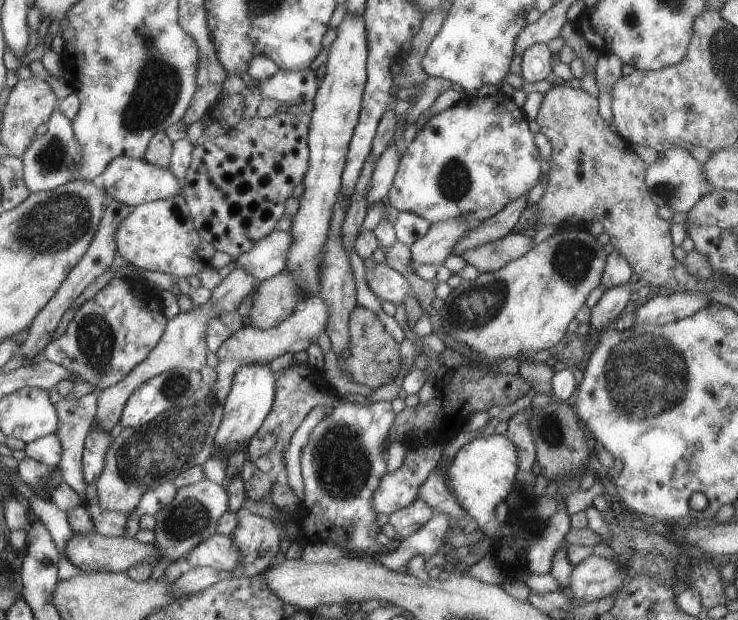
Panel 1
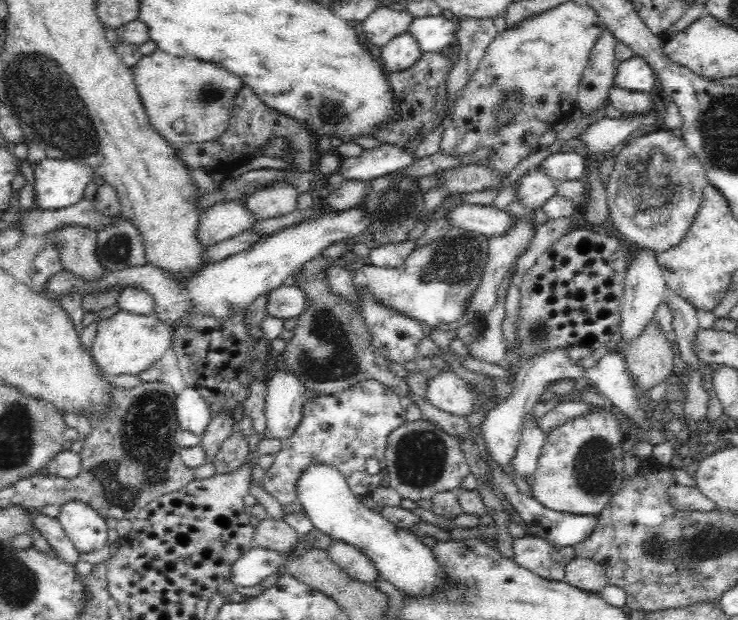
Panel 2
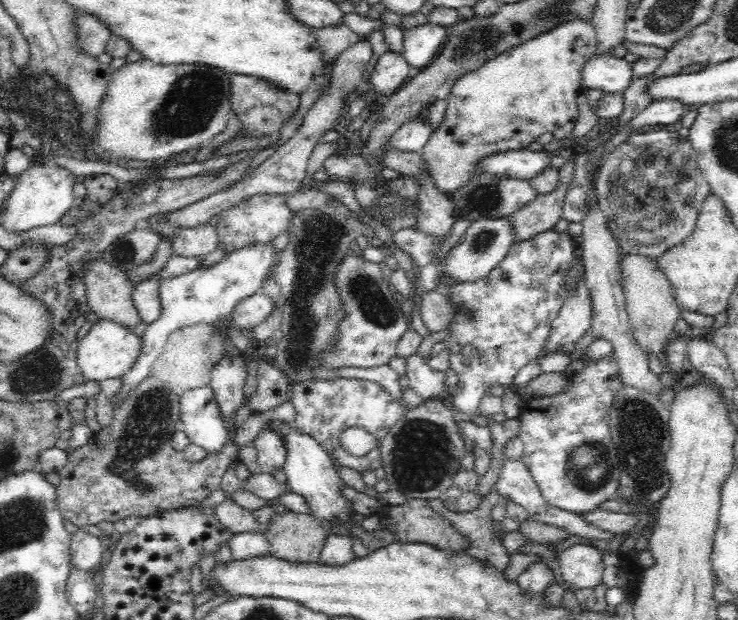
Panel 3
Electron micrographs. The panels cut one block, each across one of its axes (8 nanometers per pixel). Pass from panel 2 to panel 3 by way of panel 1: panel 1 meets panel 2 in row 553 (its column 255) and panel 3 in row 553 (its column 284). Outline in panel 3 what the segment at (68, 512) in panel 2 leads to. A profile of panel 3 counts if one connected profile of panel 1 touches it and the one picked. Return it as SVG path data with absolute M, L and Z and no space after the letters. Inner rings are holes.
M79 527L77 532L71 535L71 568L92 575L92 570L100 566L105 551L98 537L86 533L83 527Z

